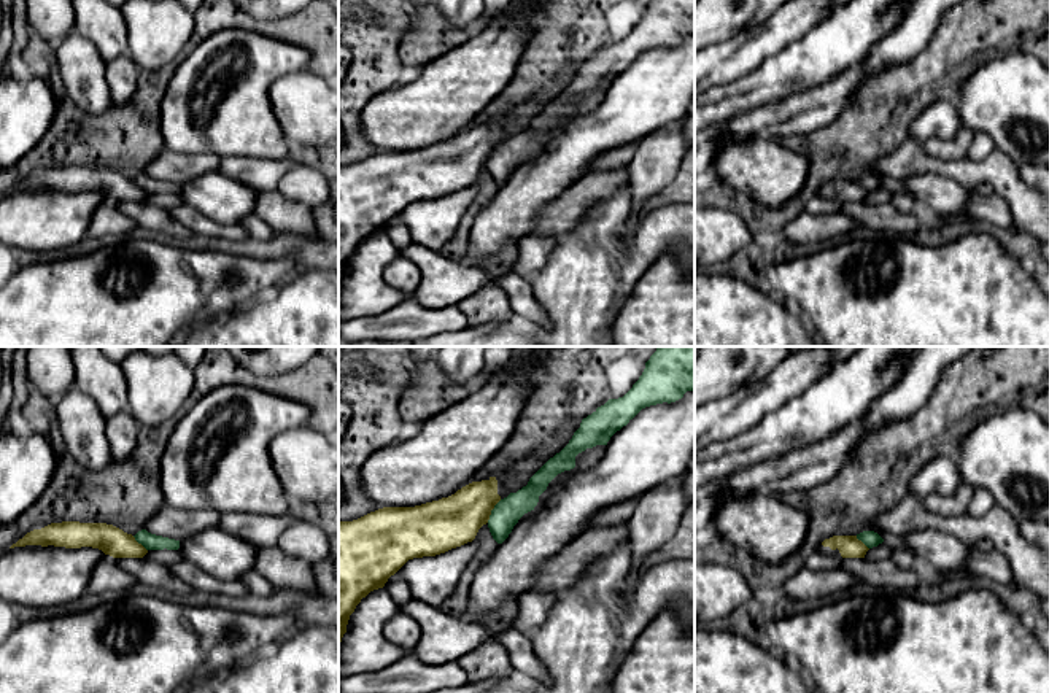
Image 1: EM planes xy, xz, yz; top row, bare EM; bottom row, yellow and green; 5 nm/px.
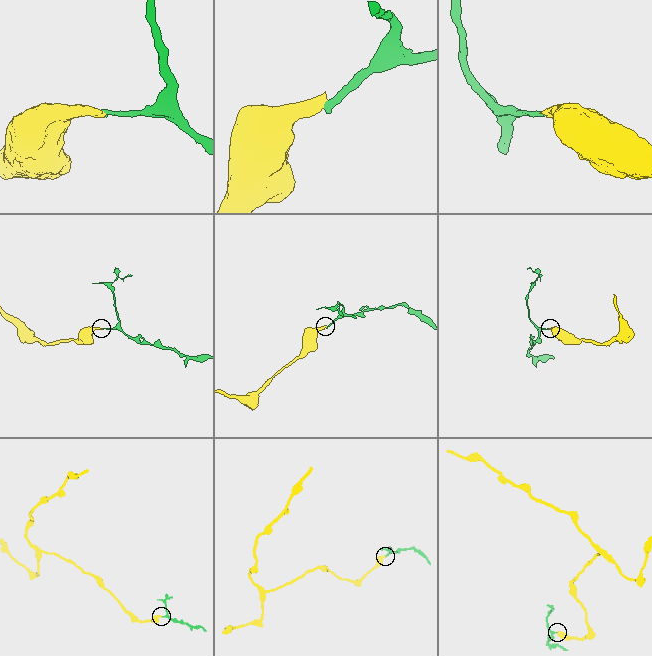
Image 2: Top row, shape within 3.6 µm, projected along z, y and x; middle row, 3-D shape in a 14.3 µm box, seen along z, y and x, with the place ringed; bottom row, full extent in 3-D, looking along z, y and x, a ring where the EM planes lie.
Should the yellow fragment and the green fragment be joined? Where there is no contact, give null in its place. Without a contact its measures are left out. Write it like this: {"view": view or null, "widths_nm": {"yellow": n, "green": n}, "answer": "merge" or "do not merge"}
{"view": "xz", "widths_nm": {"yellow": 260, "green": 140}, "answer": "do not merge"}

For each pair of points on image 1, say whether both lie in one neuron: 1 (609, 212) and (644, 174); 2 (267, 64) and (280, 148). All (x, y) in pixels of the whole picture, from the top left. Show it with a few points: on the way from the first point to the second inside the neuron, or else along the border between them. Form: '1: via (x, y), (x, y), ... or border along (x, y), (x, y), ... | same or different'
1: border along (628, 189), (631, 212) | different
2: via (258, 85), (259, 127) | same

